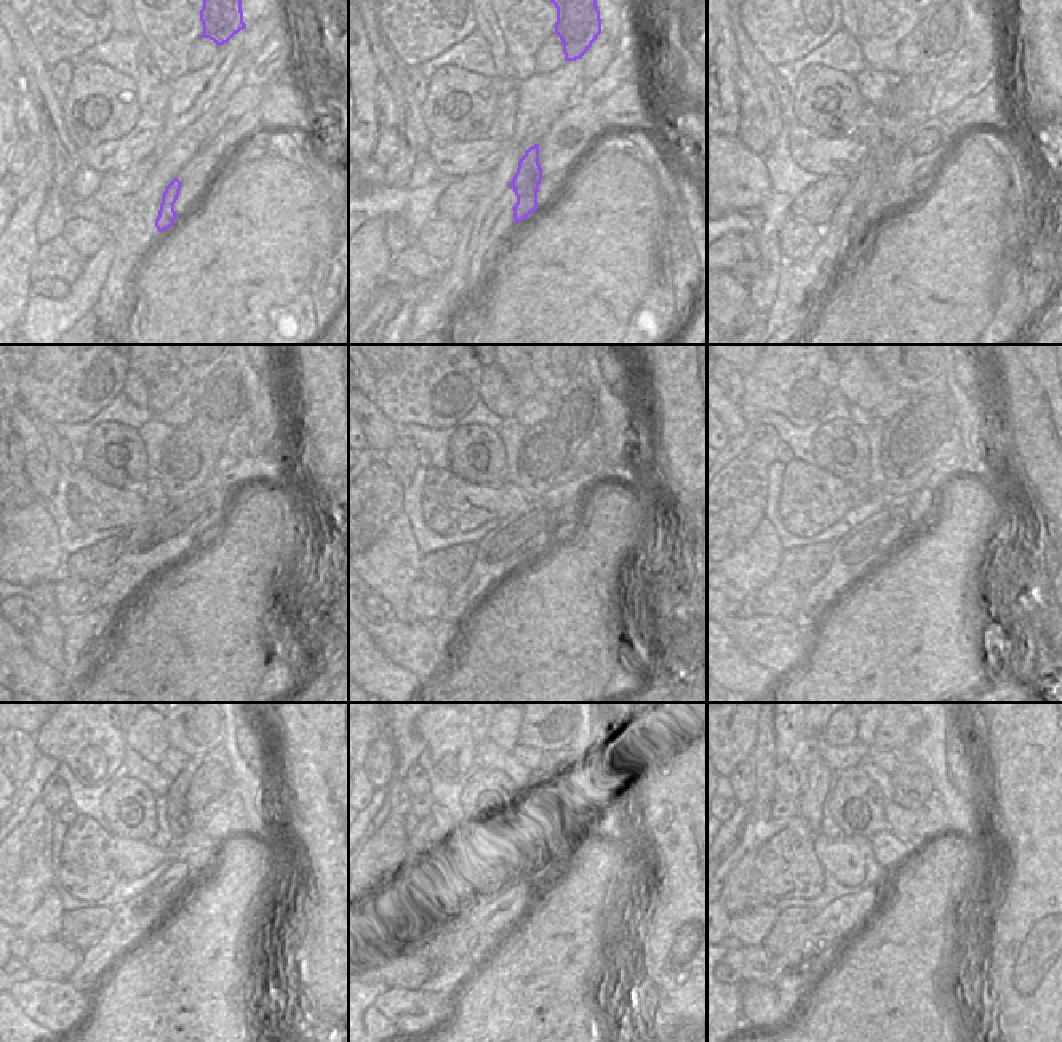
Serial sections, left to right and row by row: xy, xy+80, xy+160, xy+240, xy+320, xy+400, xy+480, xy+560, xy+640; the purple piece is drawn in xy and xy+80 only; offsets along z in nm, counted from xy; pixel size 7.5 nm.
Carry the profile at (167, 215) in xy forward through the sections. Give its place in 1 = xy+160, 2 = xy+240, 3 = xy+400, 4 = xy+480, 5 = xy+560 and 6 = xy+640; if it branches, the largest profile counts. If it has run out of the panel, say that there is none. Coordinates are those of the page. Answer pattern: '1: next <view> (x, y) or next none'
1: next xy+160 (909, 101)
2: next xy+240 (189, 455)
3: next xy+400 (910, 437)
4: next xy+480 (205, 783)
5: next xy+560 (558, 785)
6: next xy+640 (912, 783)

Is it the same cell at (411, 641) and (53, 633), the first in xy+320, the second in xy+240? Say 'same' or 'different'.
different

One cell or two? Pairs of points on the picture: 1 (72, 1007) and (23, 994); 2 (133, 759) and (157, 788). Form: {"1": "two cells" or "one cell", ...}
{"1": "one cell", "2": "one cell"}

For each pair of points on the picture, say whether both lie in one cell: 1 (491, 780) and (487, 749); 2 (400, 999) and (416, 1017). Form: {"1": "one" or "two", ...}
{"1": "two", "2": "one"}

